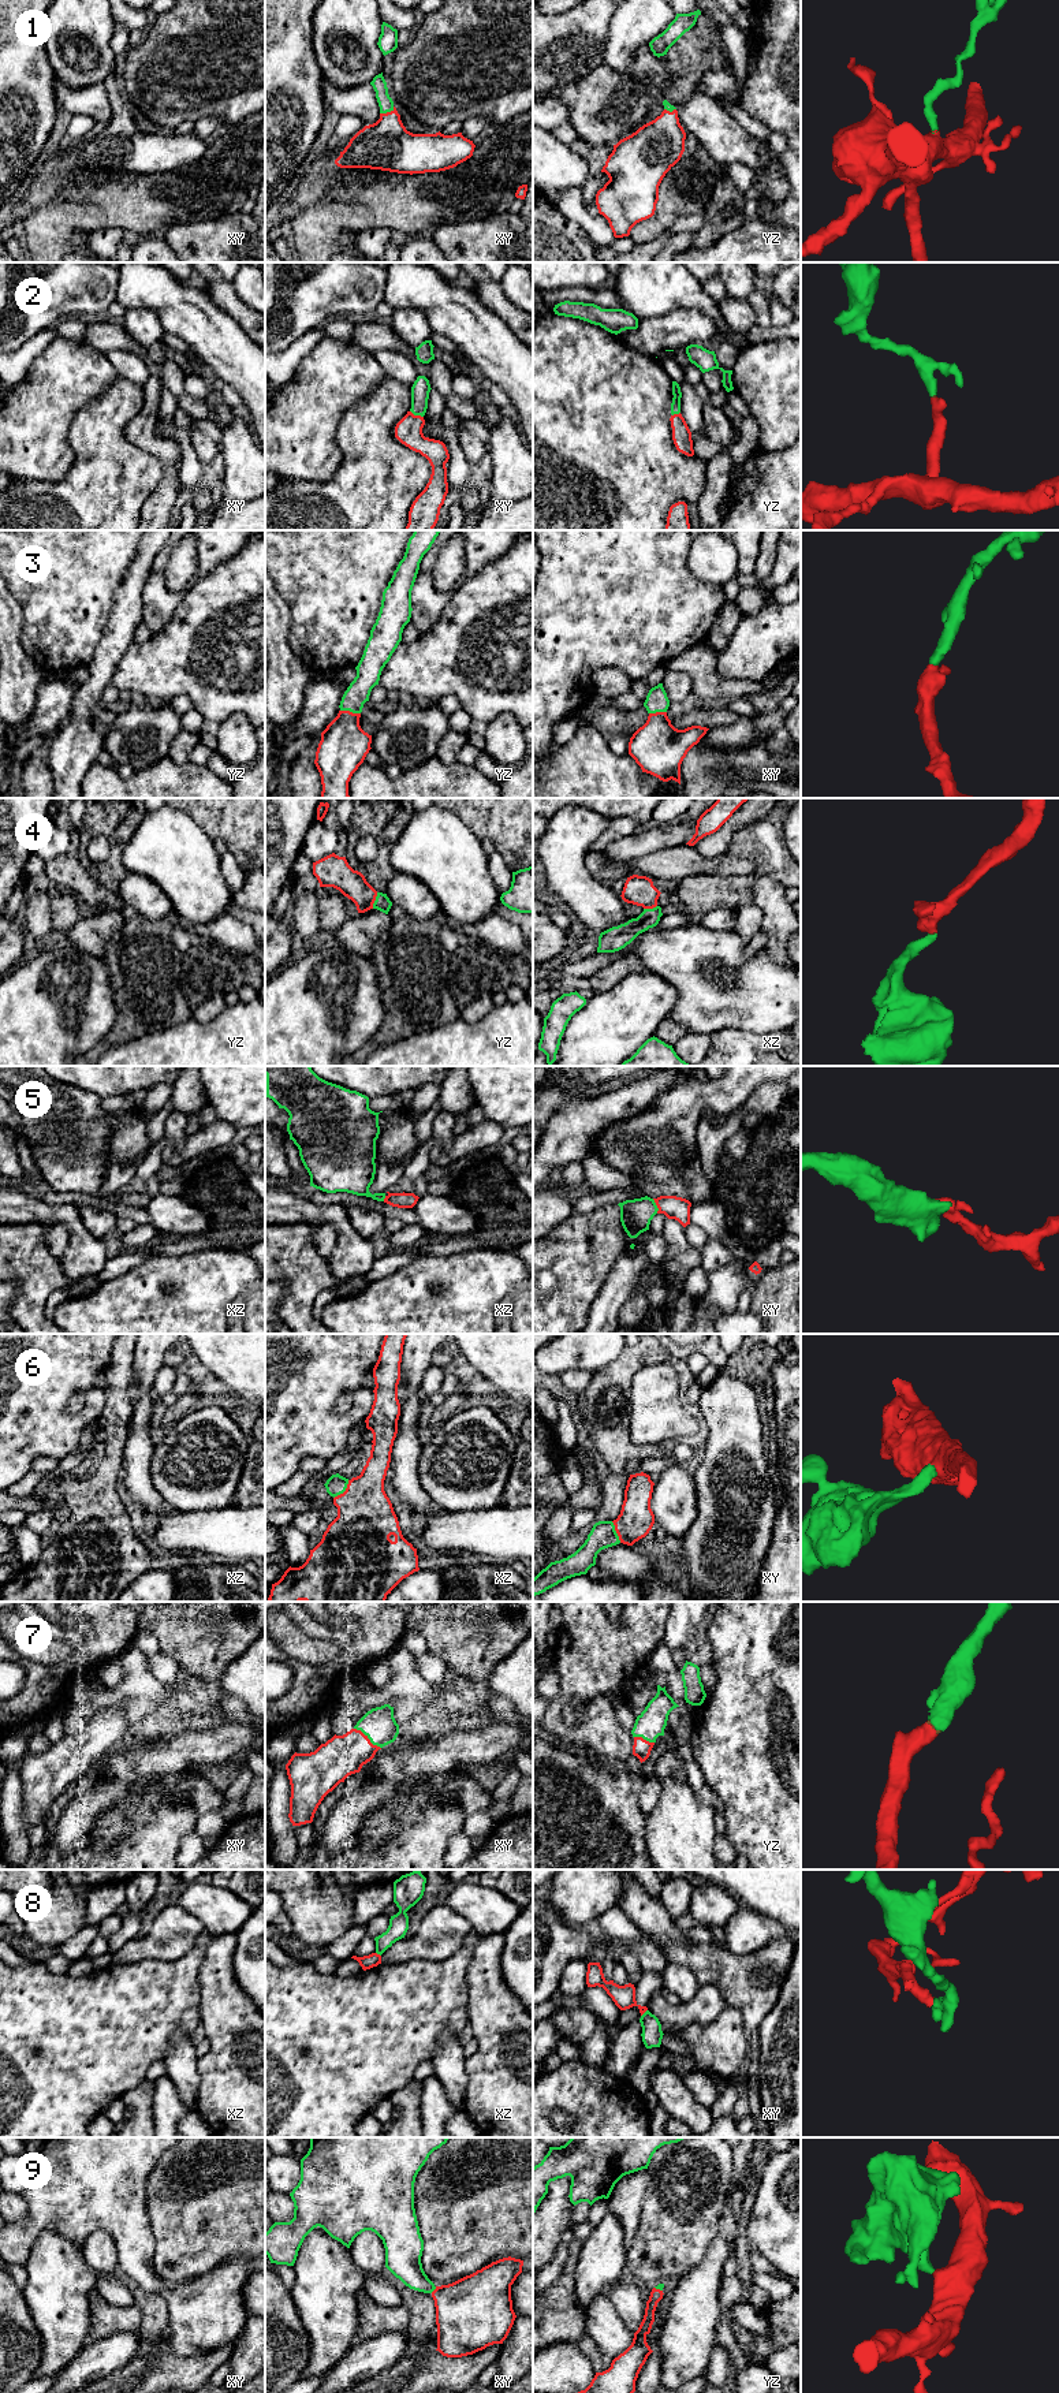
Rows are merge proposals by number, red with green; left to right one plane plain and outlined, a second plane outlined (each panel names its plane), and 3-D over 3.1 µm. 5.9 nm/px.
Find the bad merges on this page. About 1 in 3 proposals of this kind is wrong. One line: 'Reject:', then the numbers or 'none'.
Reject: 8

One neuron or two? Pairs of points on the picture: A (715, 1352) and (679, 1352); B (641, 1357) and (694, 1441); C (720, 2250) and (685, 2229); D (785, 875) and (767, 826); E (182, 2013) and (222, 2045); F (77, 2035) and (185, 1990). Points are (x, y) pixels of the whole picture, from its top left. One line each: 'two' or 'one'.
A: one
B: one
C: two
D: one
E: two
F: one

